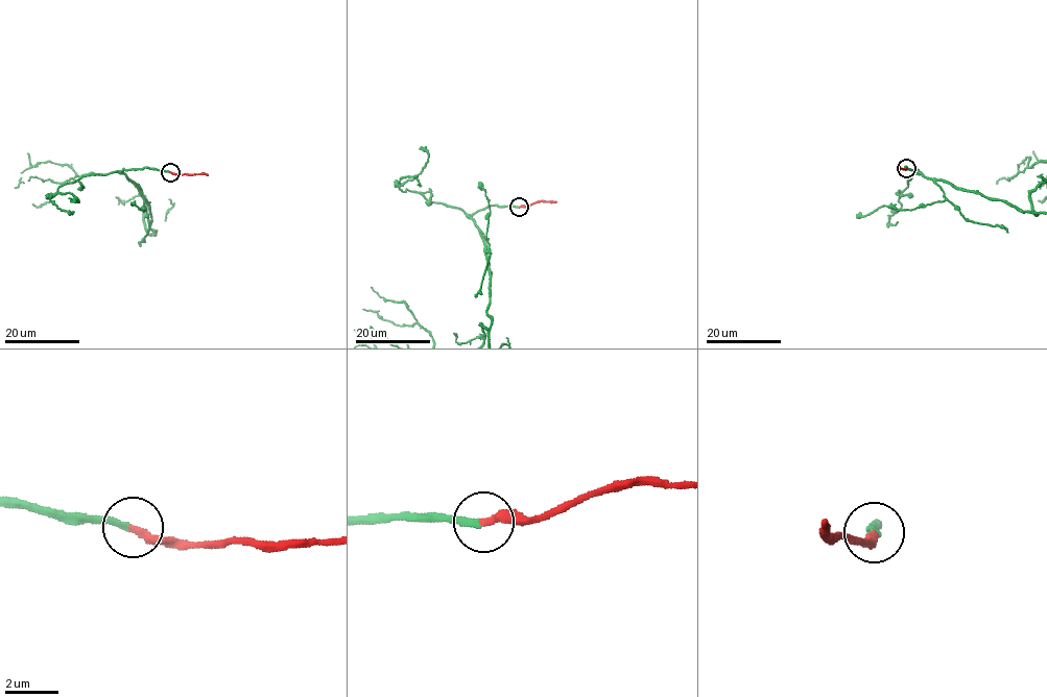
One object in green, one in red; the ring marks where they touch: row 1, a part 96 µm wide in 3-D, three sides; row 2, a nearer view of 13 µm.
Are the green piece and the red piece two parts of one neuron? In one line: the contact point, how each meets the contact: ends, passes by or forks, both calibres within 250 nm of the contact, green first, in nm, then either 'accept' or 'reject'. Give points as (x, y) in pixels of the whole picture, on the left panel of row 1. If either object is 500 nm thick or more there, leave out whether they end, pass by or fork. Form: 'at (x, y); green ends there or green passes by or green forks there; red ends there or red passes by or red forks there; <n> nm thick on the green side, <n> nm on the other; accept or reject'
at (170, 172); green ends there; red ends there; 240 nm thick on the green side, 280 nm on the other; accept

